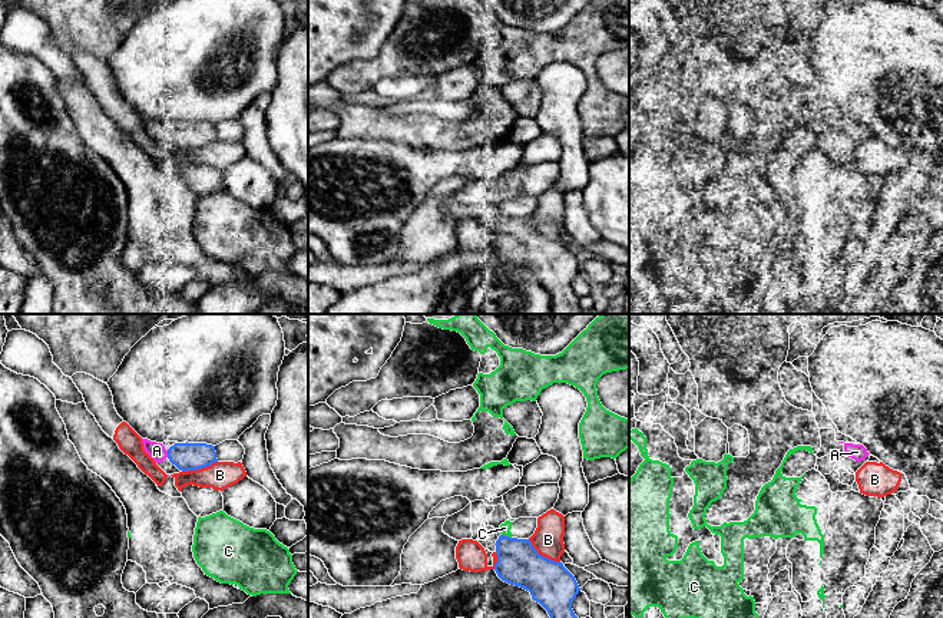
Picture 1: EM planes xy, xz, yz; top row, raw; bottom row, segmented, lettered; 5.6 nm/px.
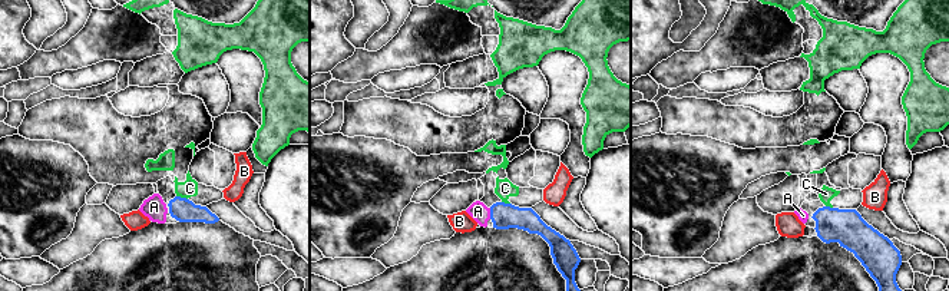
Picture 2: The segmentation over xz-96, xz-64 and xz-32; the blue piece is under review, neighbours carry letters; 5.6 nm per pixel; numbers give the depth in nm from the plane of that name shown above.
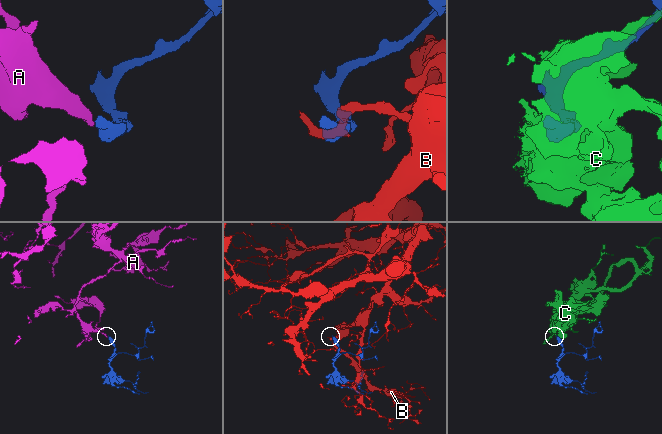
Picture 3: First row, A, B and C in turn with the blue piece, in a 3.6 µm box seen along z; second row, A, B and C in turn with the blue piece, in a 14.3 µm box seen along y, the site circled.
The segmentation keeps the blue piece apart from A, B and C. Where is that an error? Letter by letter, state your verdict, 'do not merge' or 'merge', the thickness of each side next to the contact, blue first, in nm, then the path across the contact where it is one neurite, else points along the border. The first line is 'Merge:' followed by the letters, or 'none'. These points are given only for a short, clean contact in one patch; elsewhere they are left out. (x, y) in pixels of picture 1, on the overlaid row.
Merge: A
A: merge; calibres 160 and 100 nm
B: do not merge; calibres 240 and 180 nm; border xz (528, 539), (539, 554), (559, 562)
C: do not merge; calibres 240 and 70 nm

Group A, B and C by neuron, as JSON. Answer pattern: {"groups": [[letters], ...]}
{"groups": [["A"], ["B"], ["C"]]}

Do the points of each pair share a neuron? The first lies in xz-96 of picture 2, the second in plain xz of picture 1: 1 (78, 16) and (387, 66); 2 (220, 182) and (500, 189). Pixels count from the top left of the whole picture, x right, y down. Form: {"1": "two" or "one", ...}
{"1": "two", "2": "one"}

